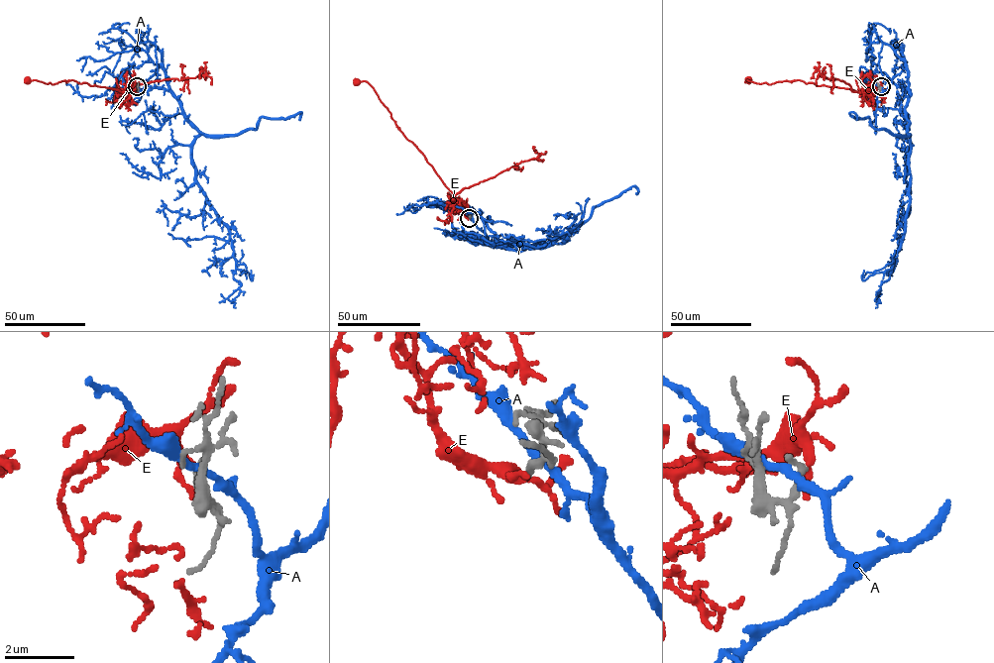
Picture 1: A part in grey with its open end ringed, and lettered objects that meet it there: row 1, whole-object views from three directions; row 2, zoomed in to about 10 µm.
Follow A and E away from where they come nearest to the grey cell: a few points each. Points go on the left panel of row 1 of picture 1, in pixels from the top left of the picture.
A: (137, 86), (162, 67), (201, 133), (192, 148), (196, 182), (228, 229), (241, 282), (228, 297), (235, 307)
E: (137, 86), (133, 86), (127, 92), (73, 80), (52, 84), (27, 79)

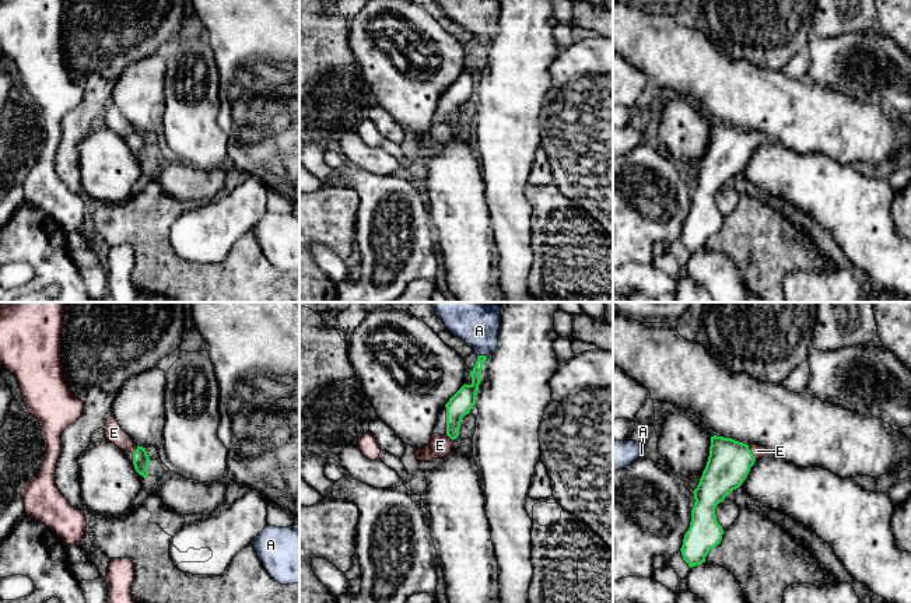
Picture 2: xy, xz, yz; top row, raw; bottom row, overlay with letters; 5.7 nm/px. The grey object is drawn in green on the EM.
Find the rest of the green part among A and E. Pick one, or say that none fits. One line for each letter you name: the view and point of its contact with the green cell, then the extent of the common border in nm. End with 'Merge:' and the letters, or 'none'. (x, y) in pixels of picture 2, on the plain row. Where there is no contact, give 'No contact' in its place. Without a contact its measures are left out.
E: Touches green at yz (750, 139). Shared border 100 nm
Merge: E

